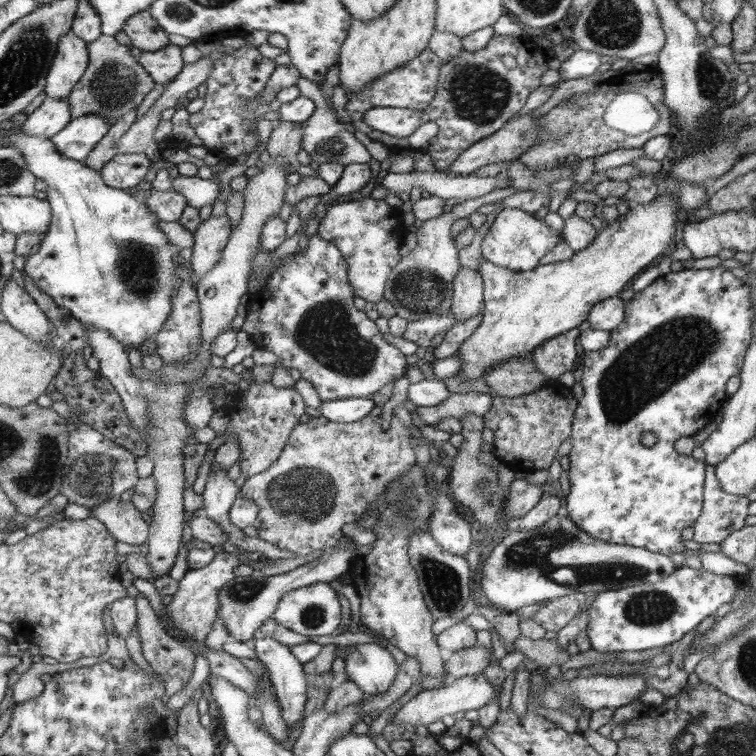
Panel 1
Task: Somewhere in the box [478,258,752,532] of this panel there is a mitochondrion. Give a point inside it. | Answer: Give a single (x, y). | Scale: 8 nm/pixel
(643, 371)

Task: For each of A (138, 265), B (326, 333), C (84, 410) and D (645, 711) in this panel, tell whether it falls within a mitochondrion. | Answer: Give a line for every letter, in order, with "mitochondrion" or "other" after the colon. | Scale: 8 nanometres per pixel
A: mitochondrion
B: mitochondrion
C: other
D: other

